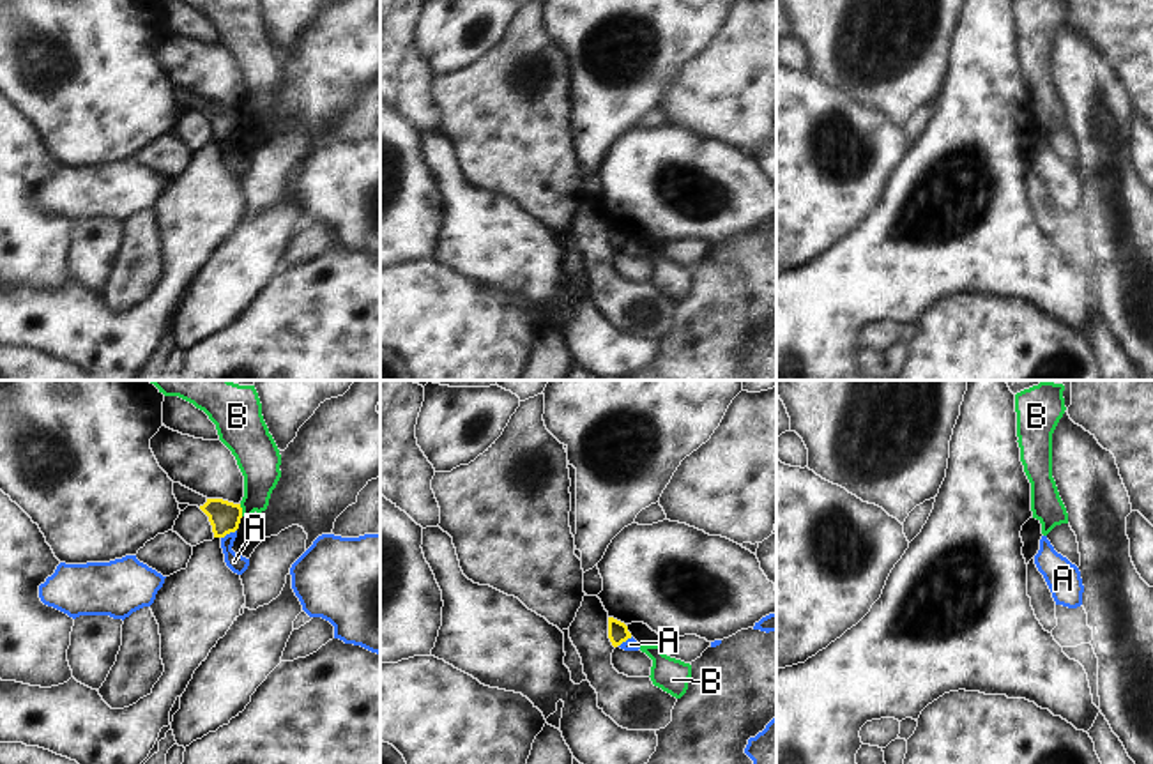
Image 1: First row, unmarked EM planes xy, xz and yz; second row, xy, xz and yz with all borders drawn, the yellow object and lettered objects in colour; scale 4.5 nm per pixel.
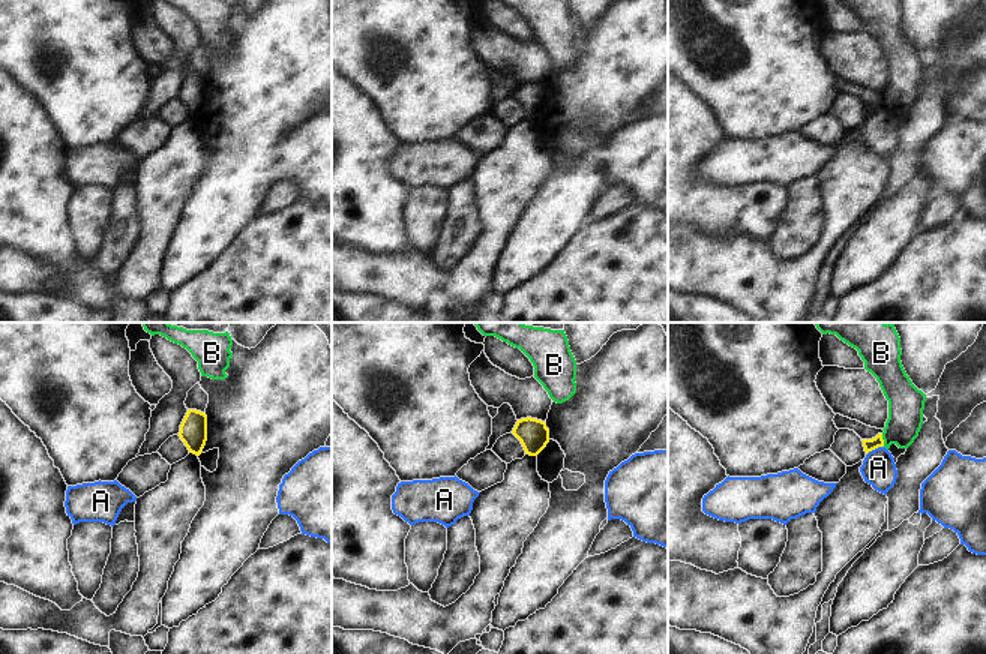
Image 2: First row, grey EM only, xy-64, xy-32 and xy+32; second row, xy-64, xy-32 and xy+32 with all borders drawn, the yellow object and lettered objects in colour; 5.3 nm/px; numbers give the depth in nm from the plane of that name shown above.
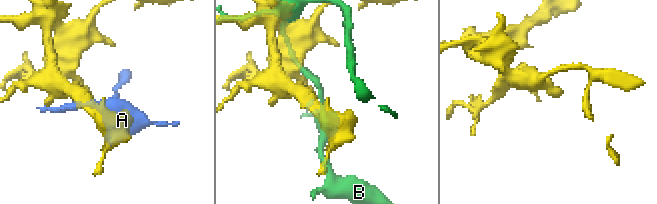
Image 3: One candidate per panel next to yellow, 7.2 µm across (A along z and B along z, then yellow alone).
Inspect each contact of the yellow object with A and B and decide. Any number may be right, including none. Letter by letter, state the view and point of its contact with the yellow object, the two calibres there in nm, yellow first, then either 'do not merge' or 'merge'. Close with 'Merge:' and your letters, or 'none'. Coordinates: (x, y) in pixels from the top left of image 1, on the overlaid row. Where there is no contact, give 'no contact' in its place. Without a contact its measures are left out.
A: contact xy (229, 533); calibres 140 and 80 nm; do not merge
B: contact xy (241, 510); calibres 140 and 200 nm; do not merge
Merge: none

